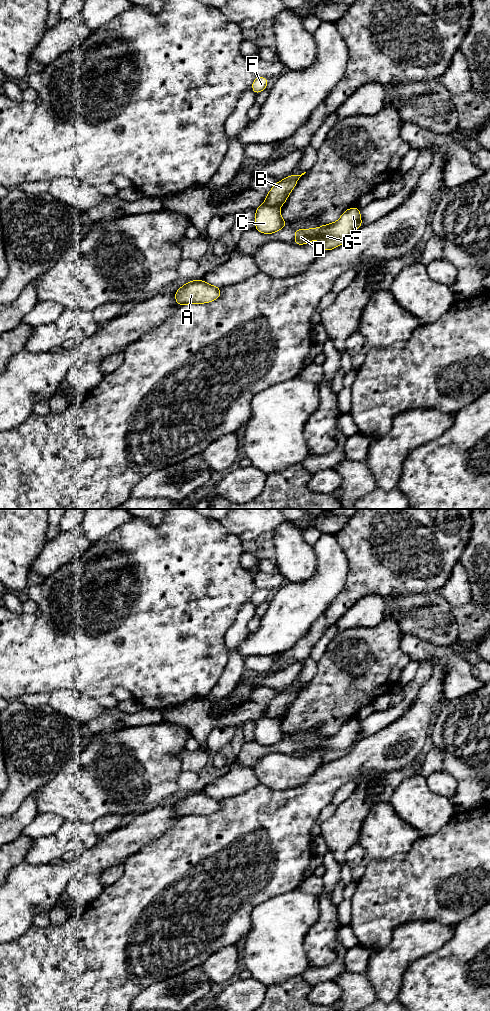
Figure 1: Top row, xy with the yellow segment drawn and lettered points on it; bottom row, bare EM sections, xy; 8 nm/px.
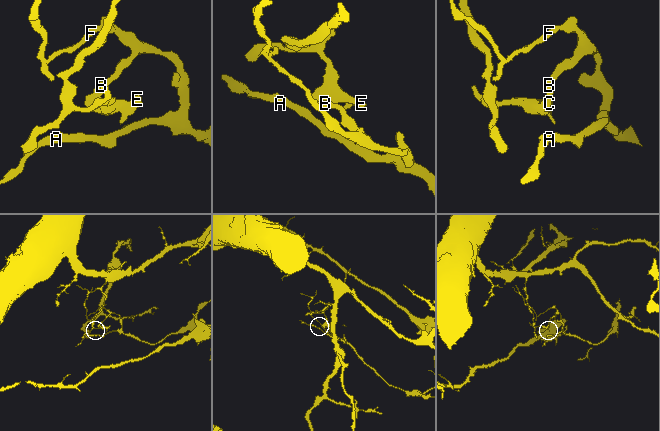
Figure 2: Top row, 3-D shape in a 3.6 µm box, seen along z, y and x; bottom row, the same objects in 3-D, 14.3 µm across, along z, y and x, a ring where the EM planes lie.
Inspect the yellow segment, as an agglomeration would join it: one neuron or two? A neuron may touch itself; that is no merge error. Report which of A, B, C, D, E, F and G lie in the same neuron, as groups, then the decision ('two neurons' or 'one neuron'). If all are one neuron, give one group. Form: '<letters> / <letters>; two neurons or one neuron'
A B F / C D E G; two neurons

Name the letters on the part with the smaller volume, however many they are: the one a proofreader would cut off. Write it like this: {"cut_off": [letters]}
{"cut_off": ["A", "B", "F"]}

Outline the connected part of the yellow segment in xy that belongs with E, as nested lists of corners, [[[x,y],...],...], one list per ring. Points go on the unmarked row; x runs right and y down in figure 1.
[[[352,719],[345,722],[334,735],[321,737],[319,740],[295,741],[296,750],[292,756],[304,757],[319,752],[322,764],[326,764],[348,754],[354,743],[362,737],[359,719]]]

